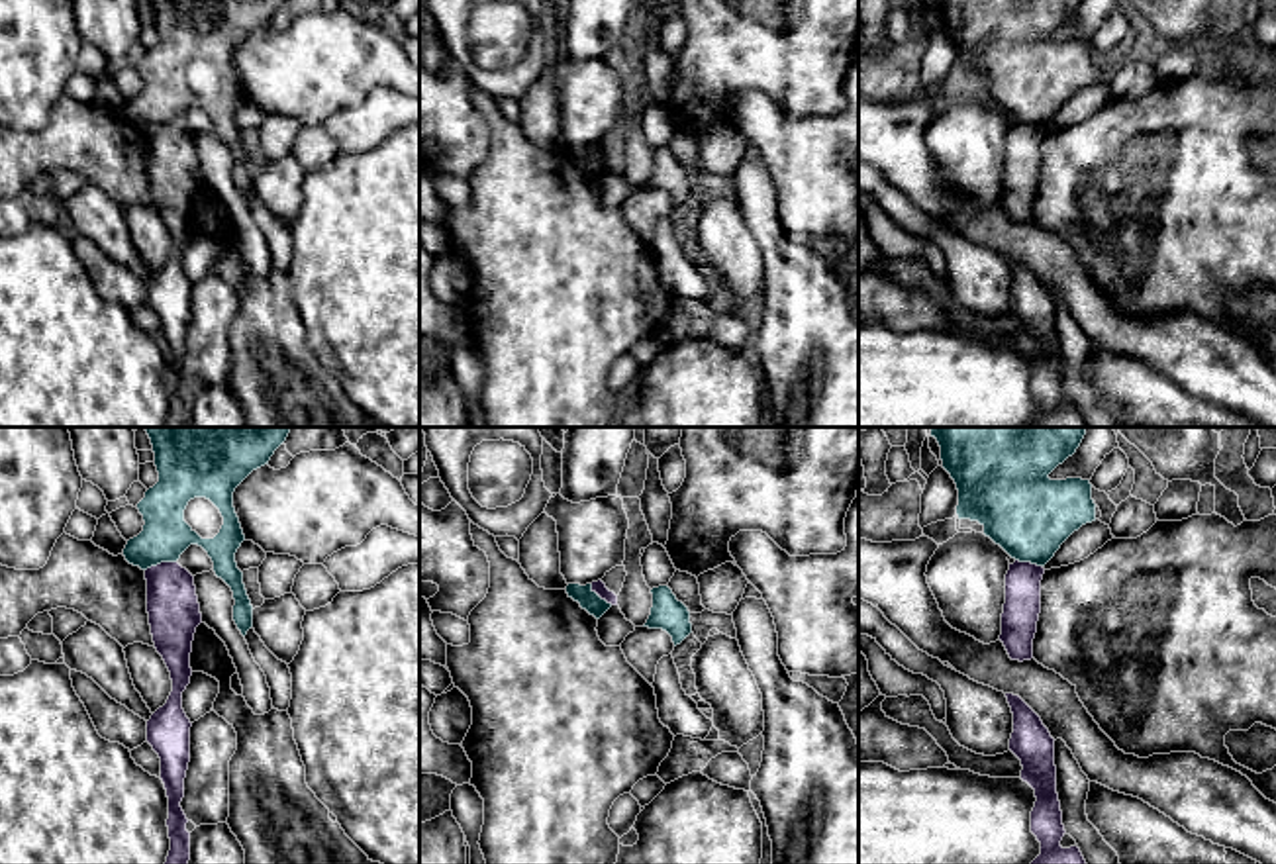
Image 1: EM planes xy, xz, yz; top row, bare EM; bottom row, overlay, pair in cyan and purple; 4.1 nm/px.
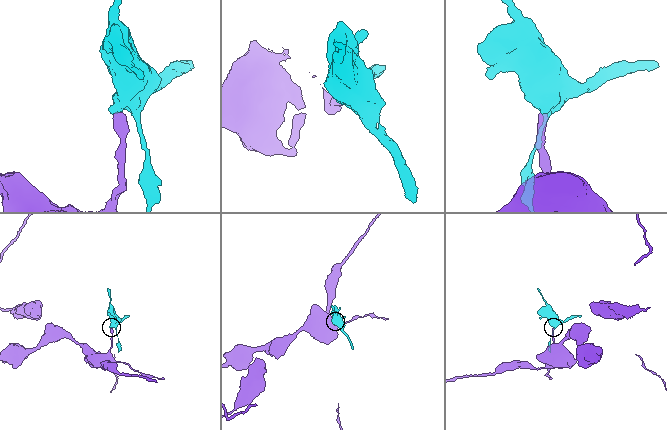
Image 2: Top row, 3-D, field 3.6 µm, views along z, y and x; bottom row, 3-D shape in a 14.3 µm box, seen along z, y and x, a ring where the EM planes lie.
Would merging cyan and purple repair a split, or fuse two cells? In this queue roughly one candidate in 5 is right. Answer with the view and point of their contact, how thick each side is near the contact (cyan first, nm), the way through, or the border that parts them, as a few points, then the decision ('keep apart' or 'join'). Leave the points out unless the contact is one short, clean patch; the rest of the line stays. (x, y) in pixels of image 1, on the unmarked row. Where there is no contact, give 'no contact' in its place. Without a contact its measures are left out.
meets cyan in xy at (159, 124); 200 nm thick on the cyan side, 220 nm on the other; border along xy (175, 122), (163, 122), (146, 132); keep apart

